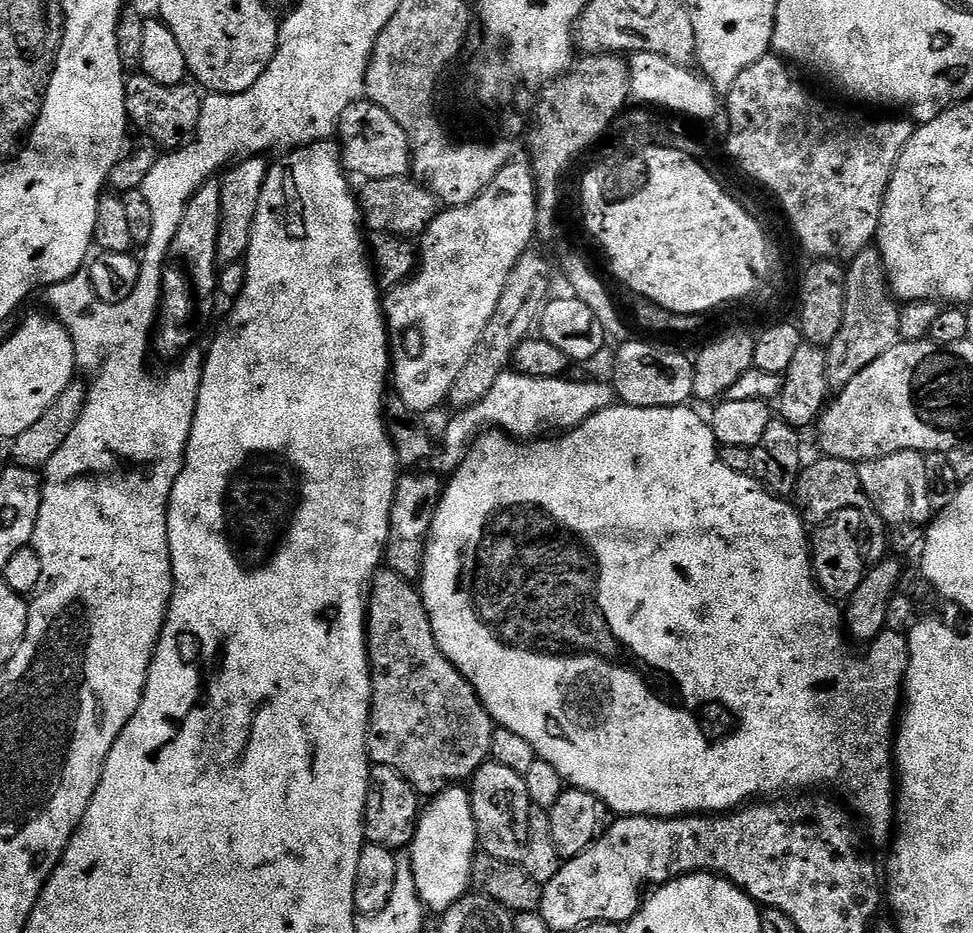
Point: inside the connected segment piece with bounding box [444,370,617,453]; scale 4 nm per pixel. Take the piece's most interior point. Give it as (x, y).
(523, 404)

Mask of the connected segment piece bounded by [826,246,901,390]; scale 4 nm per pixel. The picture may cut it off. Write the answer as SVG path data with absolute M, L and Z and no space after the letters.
M875 246L863 248L858 255L847 265L844 277L844 289L846 290L846 314L842 318L842 330L834 338L834 342L827 345L828 353L828 386L829 389L839 390L850 382L850 378L857 376L874 358L882 358L886 350L898 343L900 331L898 322L900 321L901 305L892 294L888 286L888 274L884 271L884 263L880 257L880 250Z

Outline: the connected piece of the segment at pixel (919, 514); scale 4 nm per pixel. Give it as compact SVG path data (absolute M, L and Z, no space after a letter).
M895 452L882 458L865 460L859 465L862 486L876 508L878 520L884 523L892 544L900 552L919 545L933 519L934 497L926 482L926 462L919 452Z

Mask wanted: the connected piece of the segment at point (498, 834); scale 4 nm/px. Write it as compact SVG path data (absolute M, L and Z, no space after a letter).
M489 762L472 775L470 791L479 851L490 858L502 858L502 862L520 864L526 854L530 810L534 807L530 794L526 794L524 777L507 766Z

